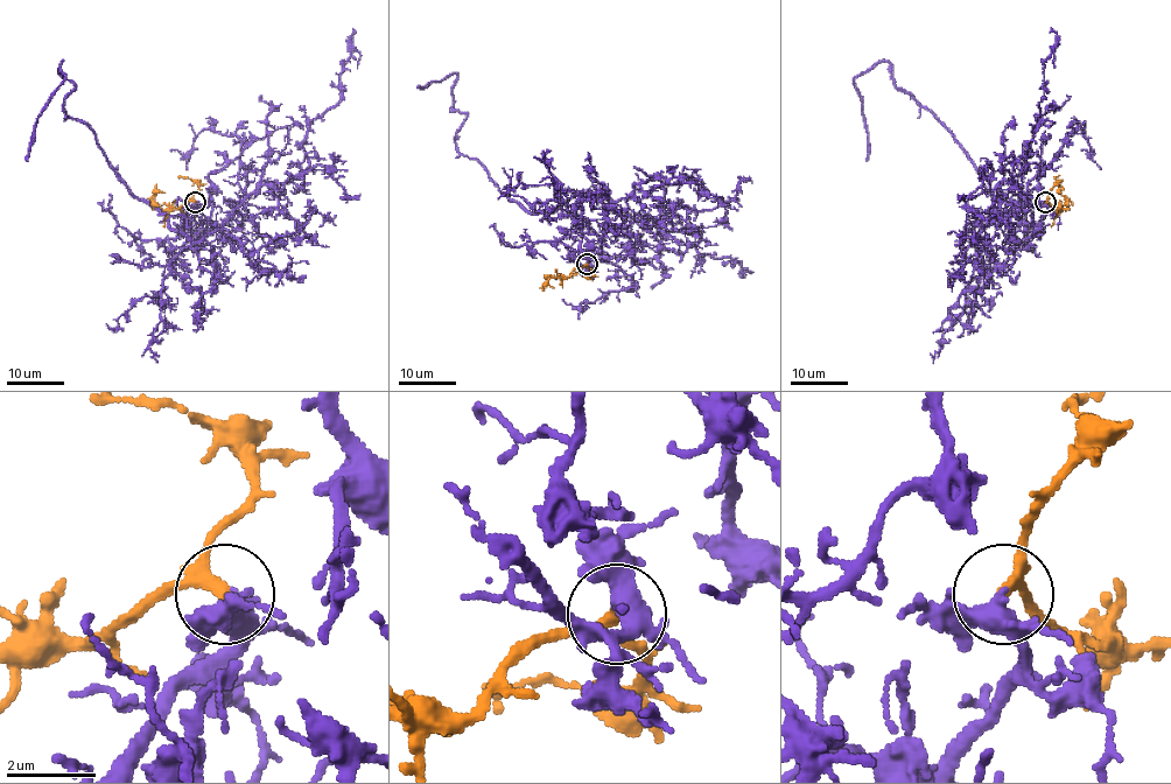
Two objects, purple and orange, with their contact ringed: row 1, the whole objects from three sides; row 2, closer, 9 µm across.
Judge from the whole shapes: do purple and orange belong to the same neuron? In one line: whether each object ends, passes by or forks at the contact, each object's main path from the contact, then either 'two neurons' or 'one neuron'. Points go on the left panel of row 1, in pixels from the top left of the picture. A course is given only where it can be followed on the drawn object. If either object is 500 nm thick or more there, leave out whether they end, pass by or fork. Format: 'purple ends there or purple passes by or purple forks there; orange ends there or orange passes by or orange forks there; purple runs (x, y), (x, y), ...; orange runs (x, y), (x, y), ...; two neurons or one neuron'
purple passes by; orange passes by; purple runs (195, 202), (183, 225), (196, 240), (67, 113), (62, 62), (26, 161); orange runs (195, 202), (186, 201), (176, 209), (162, 209), (154, 202), (156, 183); one neuron

